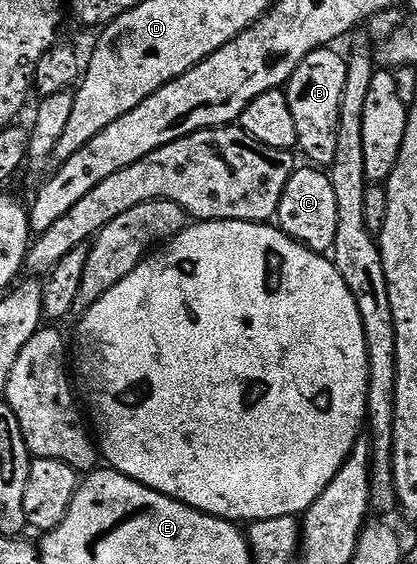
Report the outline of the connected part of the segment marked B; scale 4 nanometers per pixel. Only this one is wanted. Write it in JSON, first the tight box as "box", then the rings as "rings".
{"box":[284,48,349,168],"rings":[[[333,48],[311,52],[291,75],[284,87],[287,104],[291,104],[291,116],[295,116],[295,132],[300,153],[310,158],[317,168],[332,167],[339,152],[341,139],[341,109],[349,79],[349,63],[340,58]]]}

